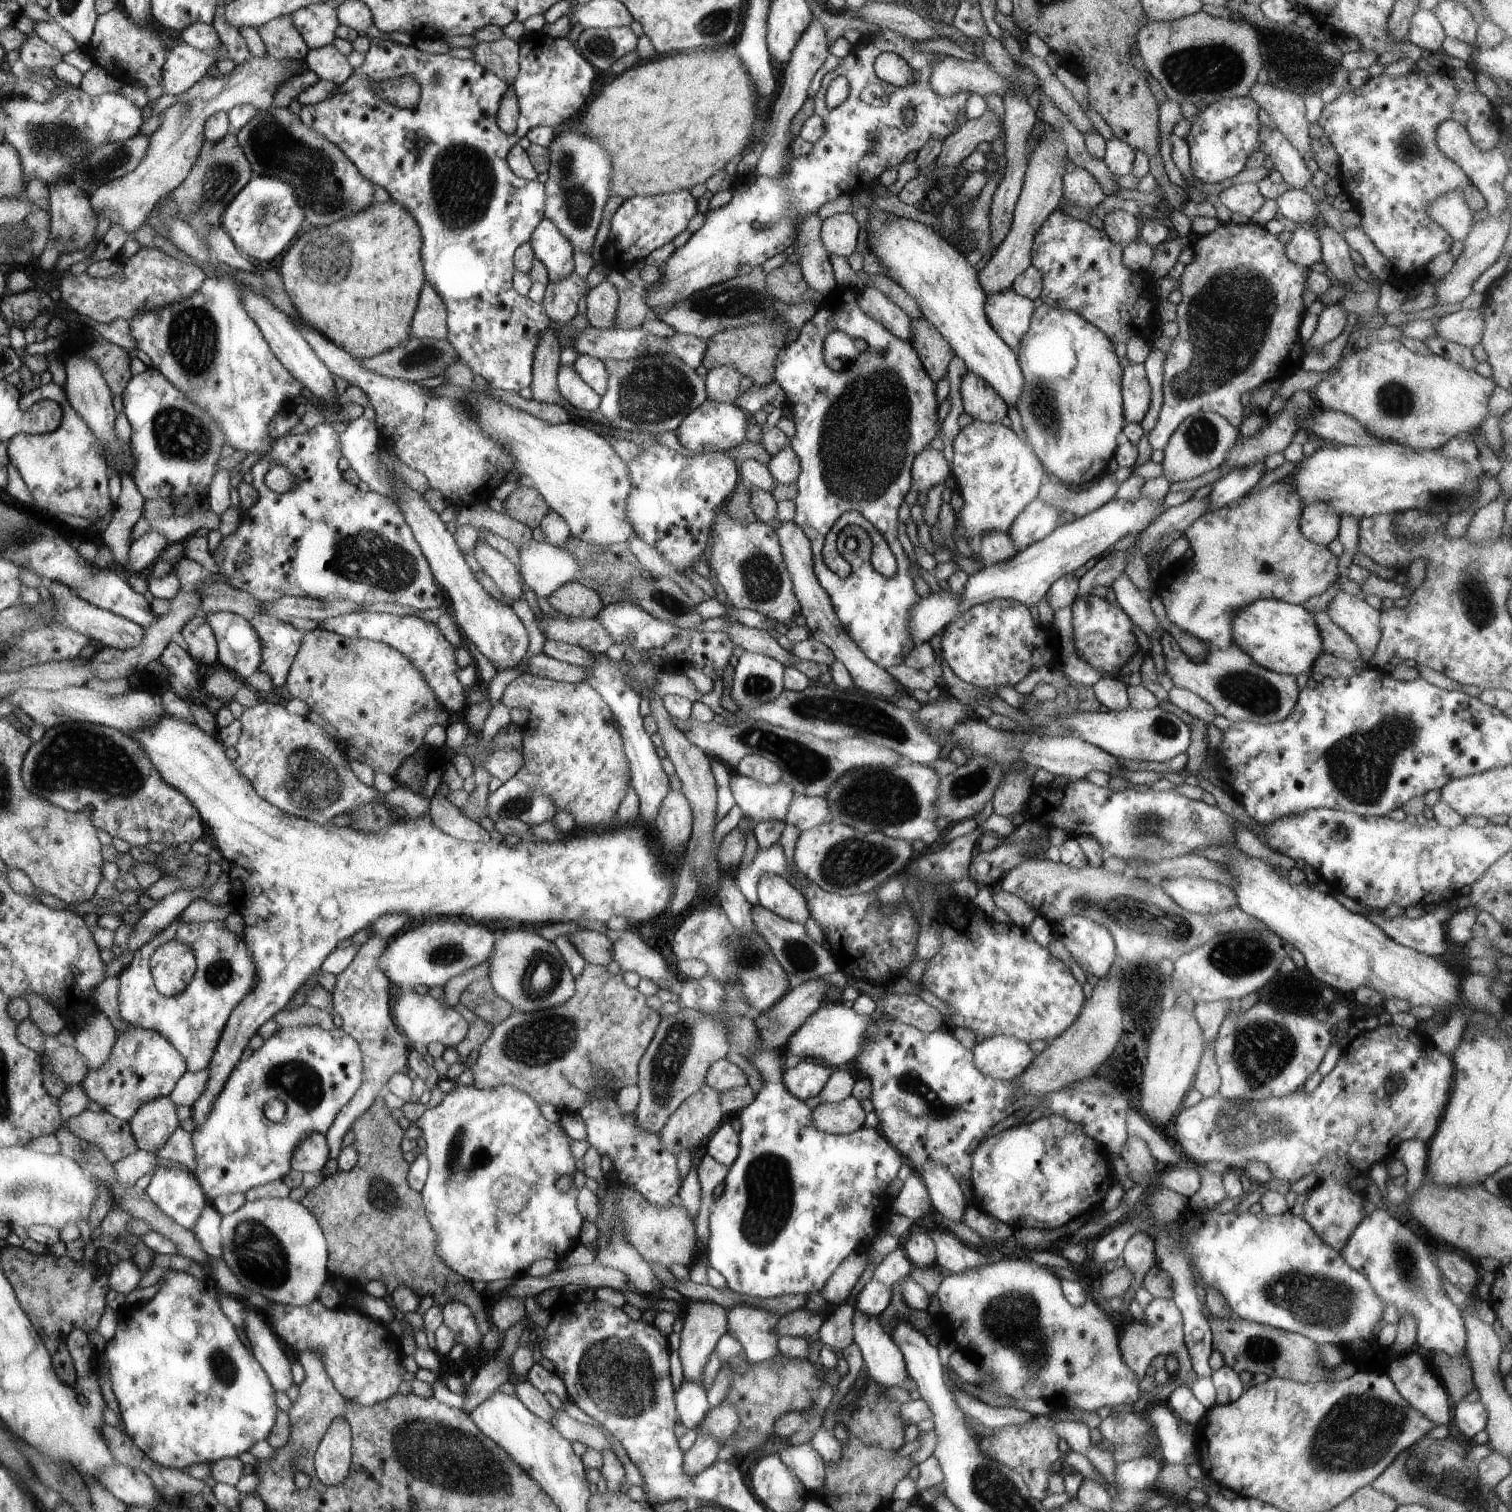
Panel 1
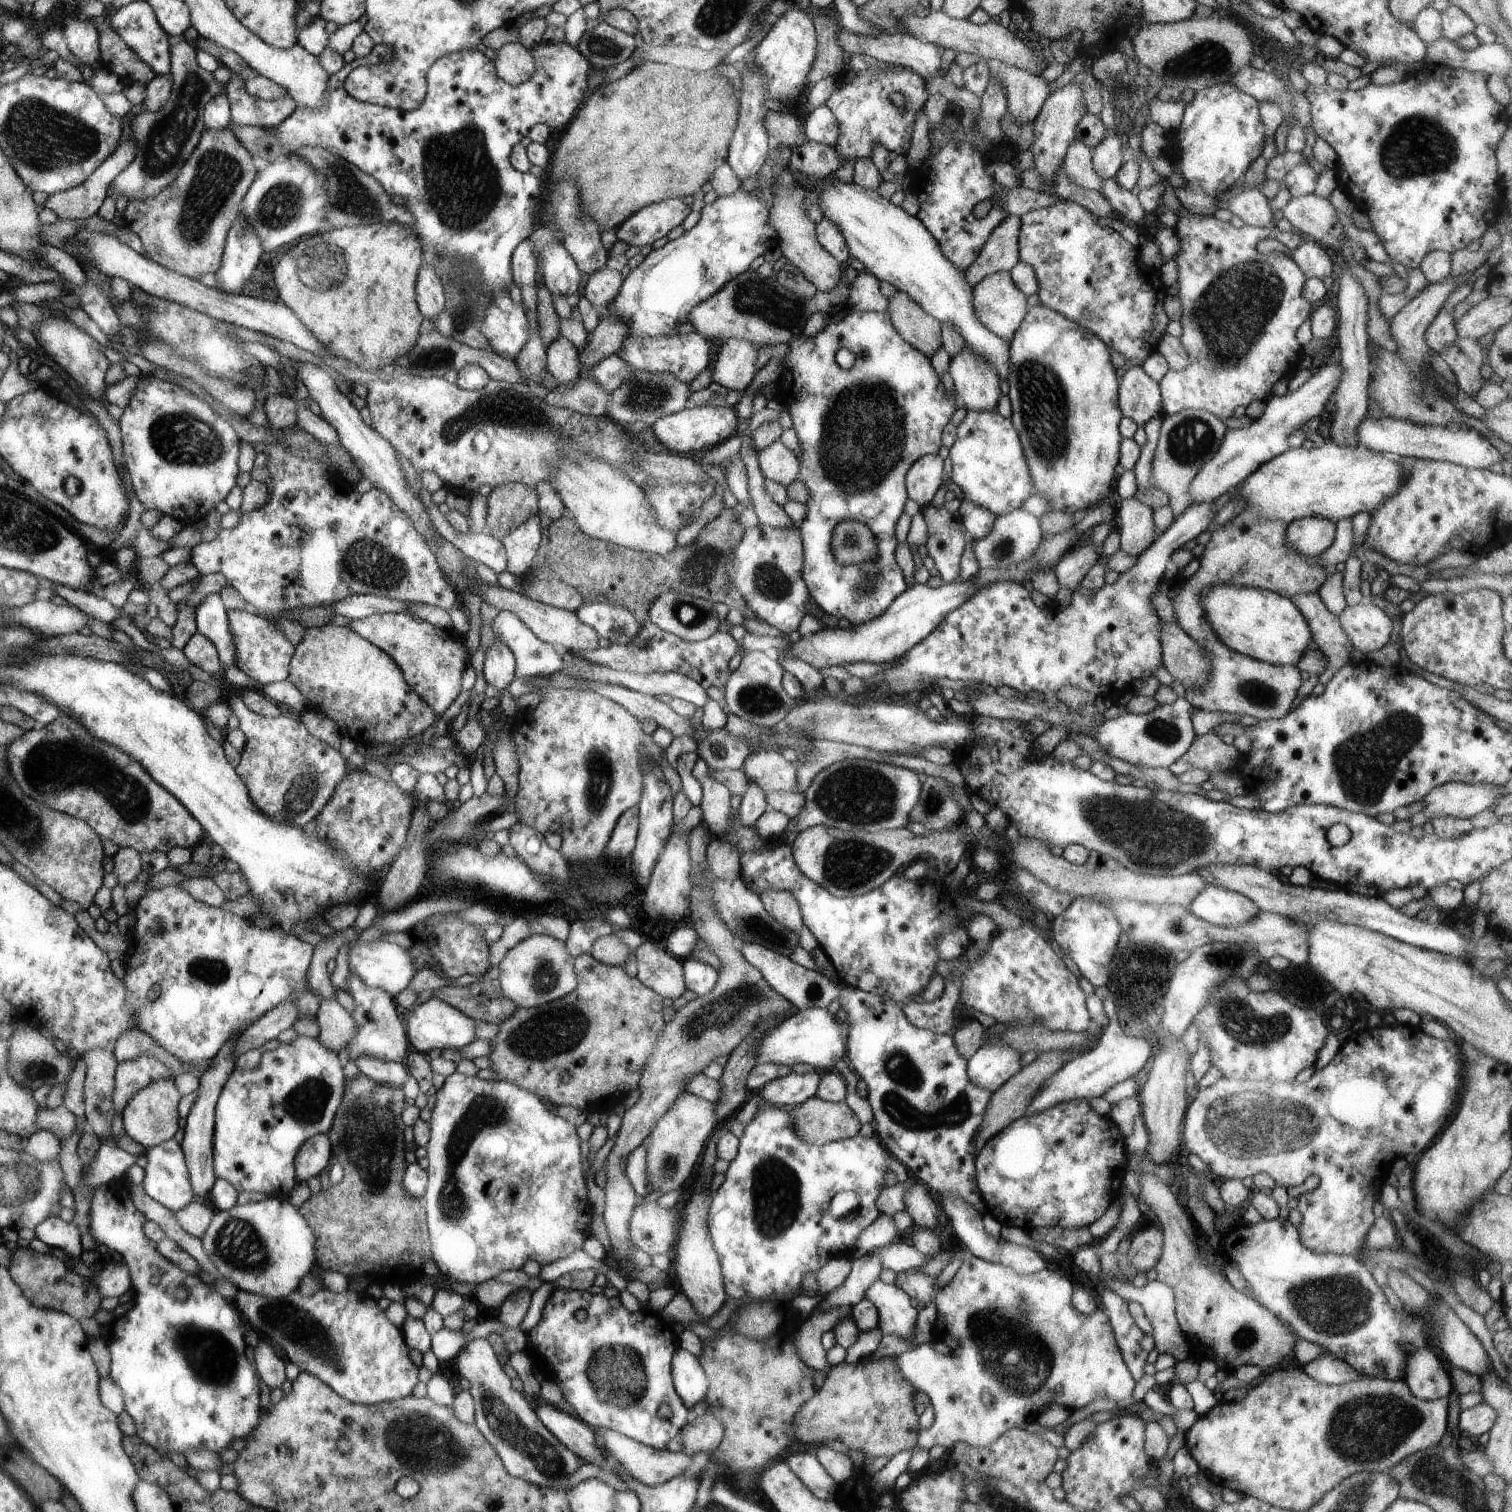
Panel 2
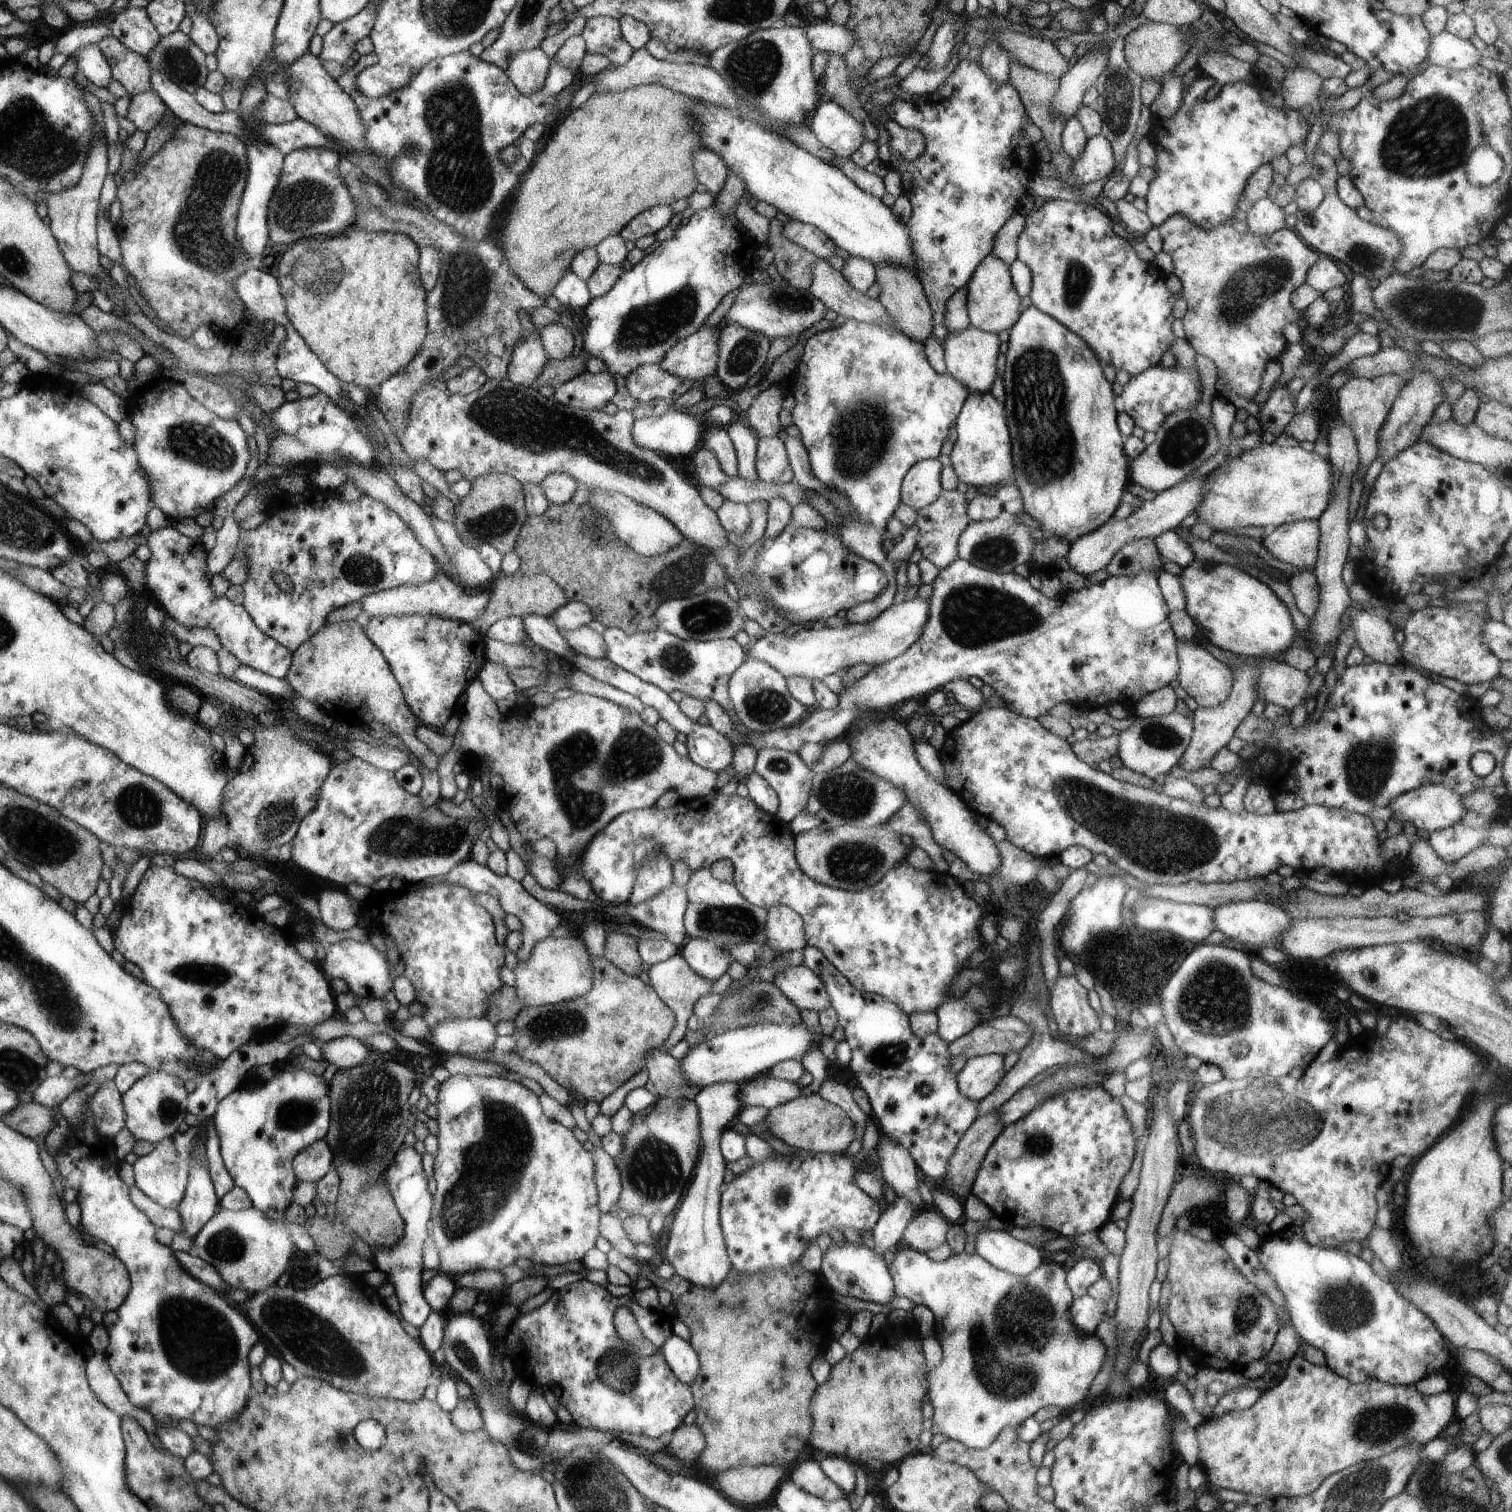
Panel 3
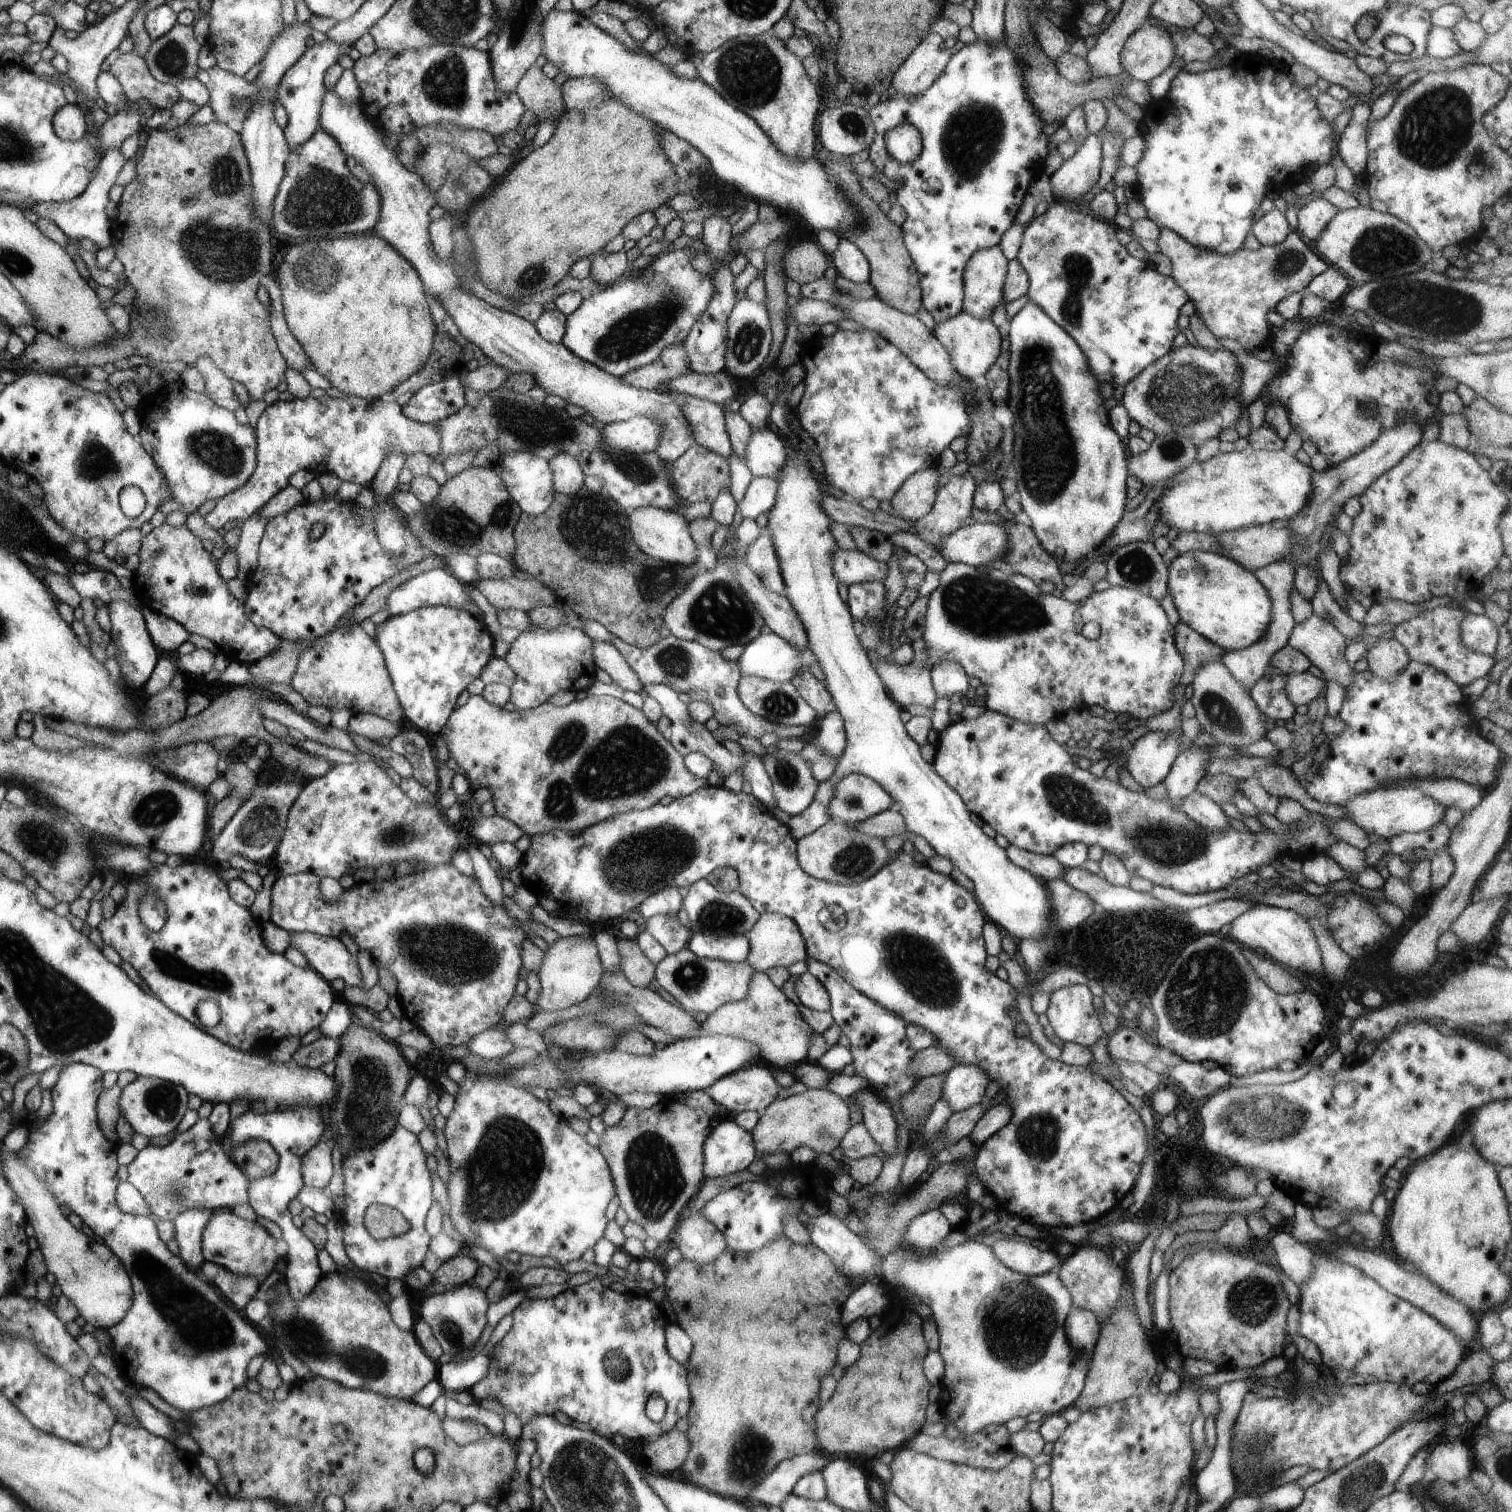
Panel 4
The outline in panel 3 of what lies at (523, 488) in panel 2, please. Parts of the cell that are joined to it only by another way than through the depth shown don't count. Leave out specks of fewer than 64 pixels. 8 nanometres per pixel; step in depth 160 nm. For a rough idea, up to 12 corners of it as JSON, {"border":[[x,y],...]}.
{"border":[[490,473],[453,508],[471,547],[516,550],[527,519],[517,478]]}

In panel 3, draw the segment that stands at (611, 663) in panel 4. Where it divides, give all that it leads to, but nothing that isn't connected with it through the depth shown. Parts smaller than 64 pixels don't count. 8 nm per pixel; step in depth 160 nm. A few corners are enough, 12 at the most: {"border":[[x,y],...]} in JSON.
{"border":[[582,625],[560,631],[572,650],[606,659],[604,635]]}

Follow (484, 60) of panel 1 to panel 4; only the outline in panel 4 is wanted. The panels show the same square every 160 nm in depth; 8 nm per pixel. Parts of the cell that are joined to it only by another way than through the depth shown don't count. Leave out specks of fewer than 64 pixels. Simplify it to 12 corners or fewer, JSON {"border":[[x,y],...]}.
{"border":[[536,64],[515,93],[539,122],[566,111],[561,86]]}

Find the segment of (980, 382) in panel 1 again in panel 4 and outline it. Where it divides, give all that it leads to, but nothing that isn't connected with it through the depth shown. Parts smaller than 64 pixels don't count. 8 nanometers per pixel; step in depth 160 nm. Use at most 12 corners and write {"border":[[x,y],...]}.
{"border":[[962,309],[933,335],[969,380],[997,361],[994,321]]}

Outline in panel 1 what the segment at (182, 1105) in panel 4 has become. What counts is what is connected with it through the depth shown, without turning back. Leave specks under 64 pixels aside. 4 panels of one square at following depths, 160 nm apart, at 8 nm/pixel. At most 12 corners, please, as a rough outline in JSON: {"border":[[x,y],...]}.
{"border":[[170,1095],[145,1102],[128,1124],[154,1153],[180,1128]]}

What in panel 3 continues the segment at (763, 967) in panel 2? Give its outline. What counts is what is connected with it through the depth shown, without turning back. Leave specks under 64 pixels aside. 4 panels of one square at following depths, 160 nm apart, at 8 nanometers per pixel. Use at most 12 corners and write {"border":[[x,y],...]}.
{"border":[[804,964],[773,982],[798,1008],[831,1006],[822,979]]}

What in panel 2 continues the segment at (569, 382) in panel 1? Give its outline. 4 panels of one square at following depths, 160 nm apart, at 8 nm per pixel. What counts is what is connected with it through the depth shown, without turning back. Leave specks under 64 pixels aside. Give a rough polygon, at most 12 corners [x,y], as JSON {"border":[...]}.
{"border":[[562,335],[547,348],[559,384],[580,378],[577,346]]}

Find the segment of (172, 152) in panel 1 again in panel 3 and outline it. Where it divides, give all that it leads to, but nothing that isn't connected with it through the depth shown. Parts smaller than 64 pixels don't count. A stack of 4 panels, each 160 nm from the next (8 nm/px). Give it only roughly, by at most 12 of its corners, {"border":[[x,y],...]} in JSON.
{"border":[[179,28],[145,56],[194,96],[207,54]]}

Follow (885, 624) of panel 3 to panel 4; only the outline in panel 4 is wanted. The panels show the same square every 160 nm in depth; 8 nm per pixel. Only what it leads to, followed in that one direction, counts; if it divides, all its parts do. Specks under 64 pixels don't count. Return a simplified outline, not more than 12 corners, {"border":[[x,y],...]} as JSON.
{"border":[[769,633],[744,646],[743,676],[783,683],[816,662]]}

